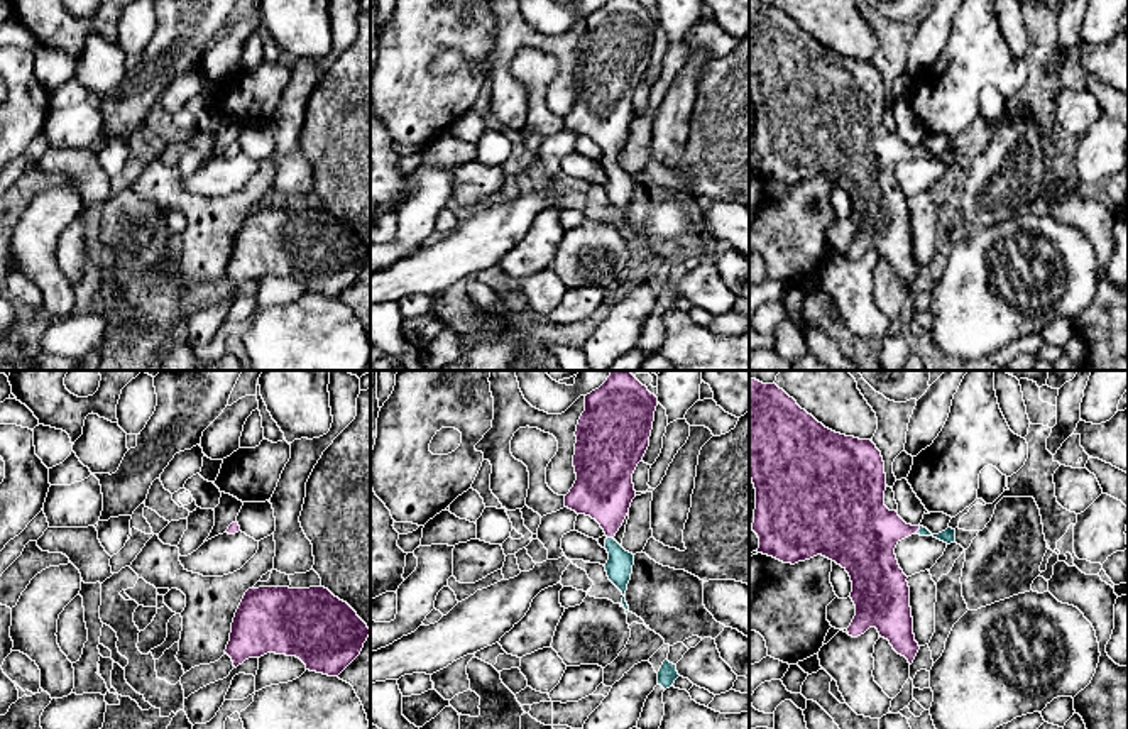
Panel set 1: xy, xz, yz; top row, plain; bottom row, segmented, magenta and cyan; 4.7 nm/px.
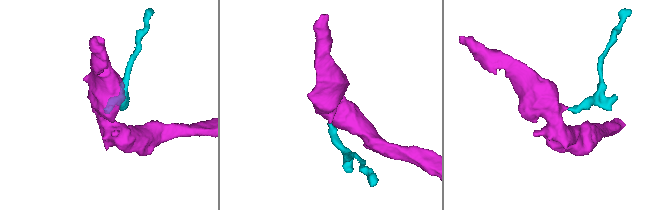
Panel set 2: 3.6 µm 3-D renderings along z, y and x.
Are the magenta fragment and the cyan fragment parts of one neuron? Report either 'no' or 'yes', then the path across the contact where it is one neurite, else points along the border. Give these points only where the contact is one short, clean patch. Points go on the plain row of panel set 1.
yes | across yz (866, 154), (919, 149), (937, 158), (947, 158)

